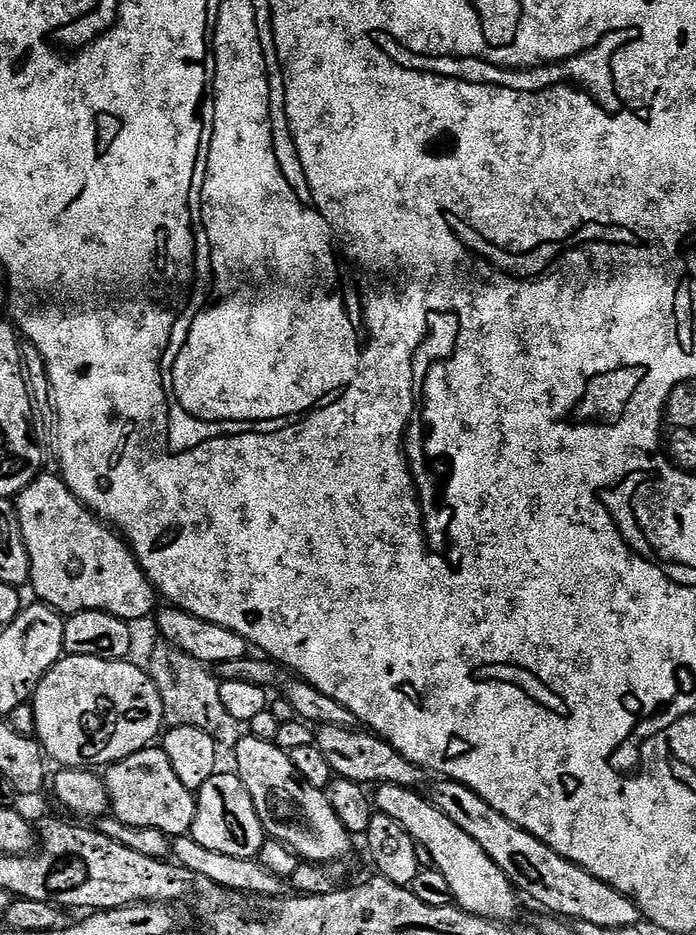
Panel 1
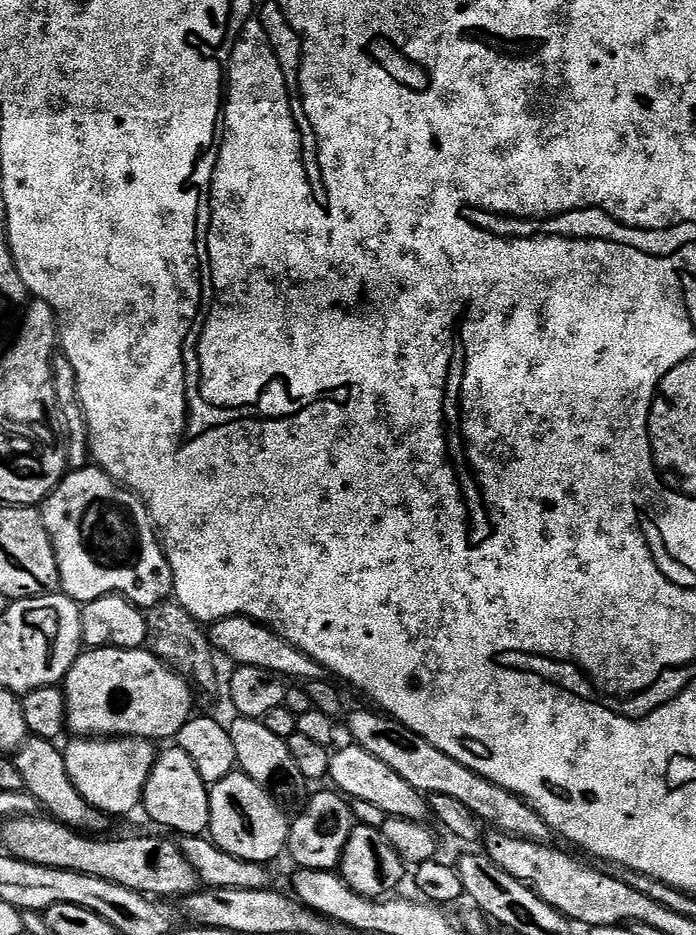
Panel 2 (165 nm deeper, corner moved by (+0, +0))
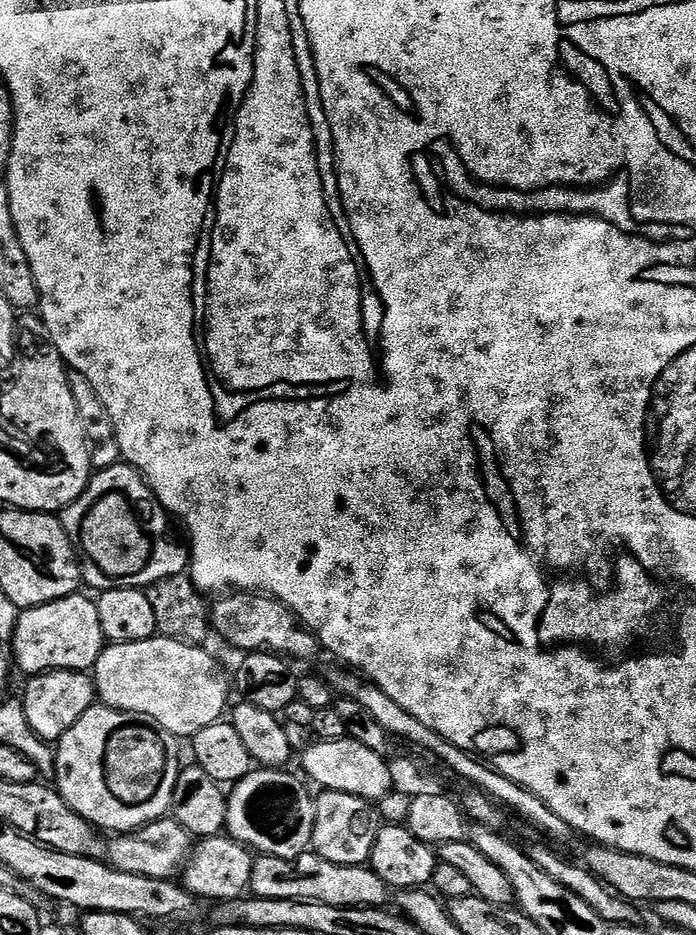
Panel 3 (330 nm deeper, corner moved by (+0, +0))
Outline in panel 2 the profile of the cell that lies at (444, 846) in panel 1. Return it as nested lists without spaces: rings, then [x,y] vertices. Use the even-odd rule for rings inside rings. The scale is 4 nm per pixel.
[[[355,746],[344,748],[341,752],[331,753],[332,765],[328,771],[331,783],[345,797],[352,800],[370,802],[373,806],[379,806],[390,818],[398,820],[419,820],[427,821],[430,816],[430,804],[425,793],[418,791],[406,778],[401,778],[399,774],[394,774],[386,762],[378,762],[374,754]]]

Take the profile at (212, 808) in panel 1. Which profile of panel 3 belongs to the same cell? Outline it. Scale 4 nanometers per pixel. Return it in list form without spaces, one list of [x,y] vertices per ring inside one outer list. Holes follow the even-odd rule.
[[[261,767],[259,770],[253,770],[246,778],[242,778],[236,784],[231,785],[230,791],[227,793],[227,835],[231,836],[233,840],[237,840],[239,844],[245,844],[247,848],[252,849],[253,853],[260,856],[294,860],[307,853],[312,847],[316,801],[313,793],[310,794],[304,789],[305,781],[299,775],[297,776],[291,776],[288,770]]]

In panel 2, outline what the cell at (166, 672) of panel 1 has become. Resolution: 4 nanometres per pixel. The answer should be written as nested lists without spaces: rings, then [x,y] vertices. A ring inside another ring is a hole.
[[[175,602],[155,604],[146,612],[146,630],[148,631],[146,648],[159,660],[163,660],[168,667],[176,669],[181,676],[191,678],[199,691],[201,688],[204,692],[212,692],[216,688],[215,658],[217,657],[214,655],[209,633],[205,629],[203,632],[200,628],[203,628],[201,621],[195,620],[180,604]]]

